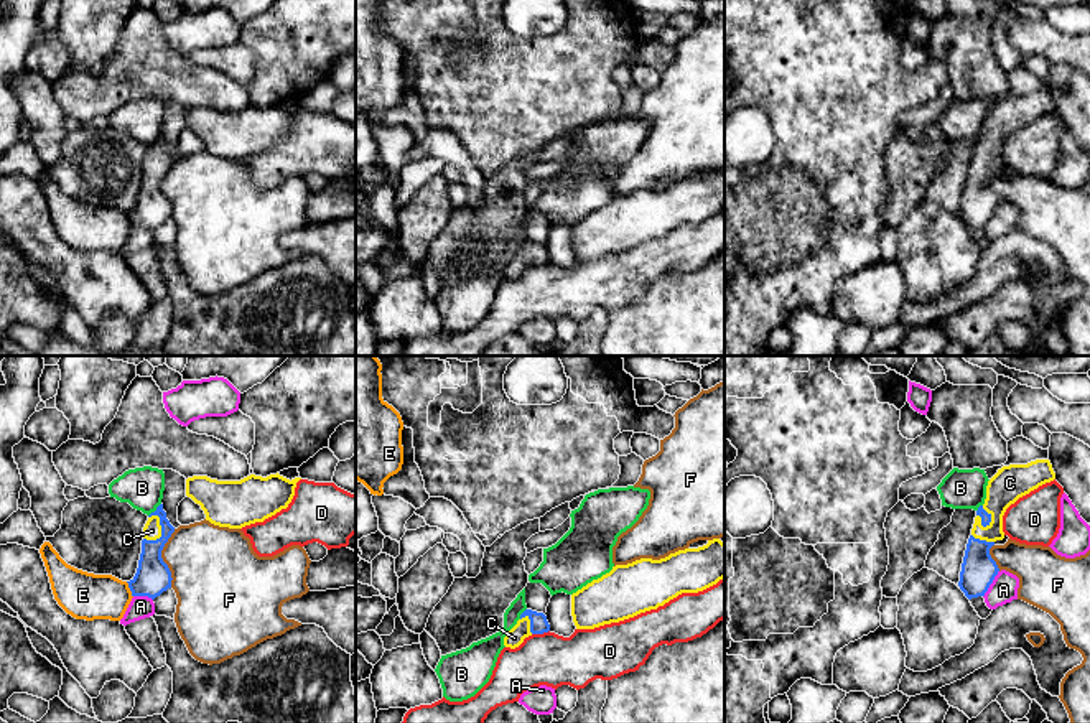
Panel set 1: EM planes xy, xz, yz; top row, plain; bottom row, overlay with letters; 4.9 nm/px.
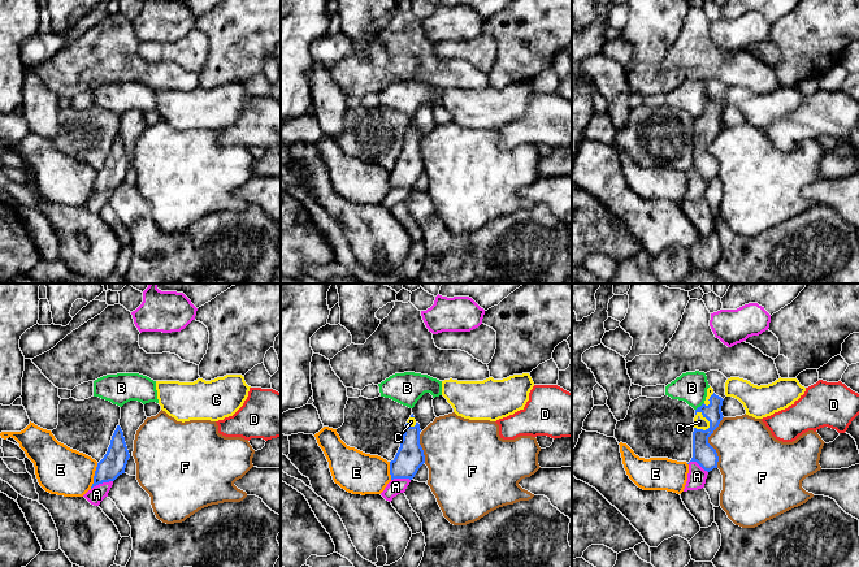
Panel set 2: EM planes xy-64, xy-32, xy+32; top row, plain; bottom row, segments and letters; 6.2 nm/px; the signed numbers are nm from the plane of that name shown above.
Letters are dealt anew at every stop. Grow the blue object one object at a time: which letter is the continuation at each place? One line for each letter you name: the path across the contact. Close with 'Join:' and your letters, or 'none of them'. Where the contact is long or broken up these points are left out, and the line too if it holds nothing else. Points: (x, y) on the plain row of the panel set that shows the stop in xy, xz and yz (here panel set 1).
C: way xy (153, 208), (153, 173), (162, 165), (152, 162)
Join: C

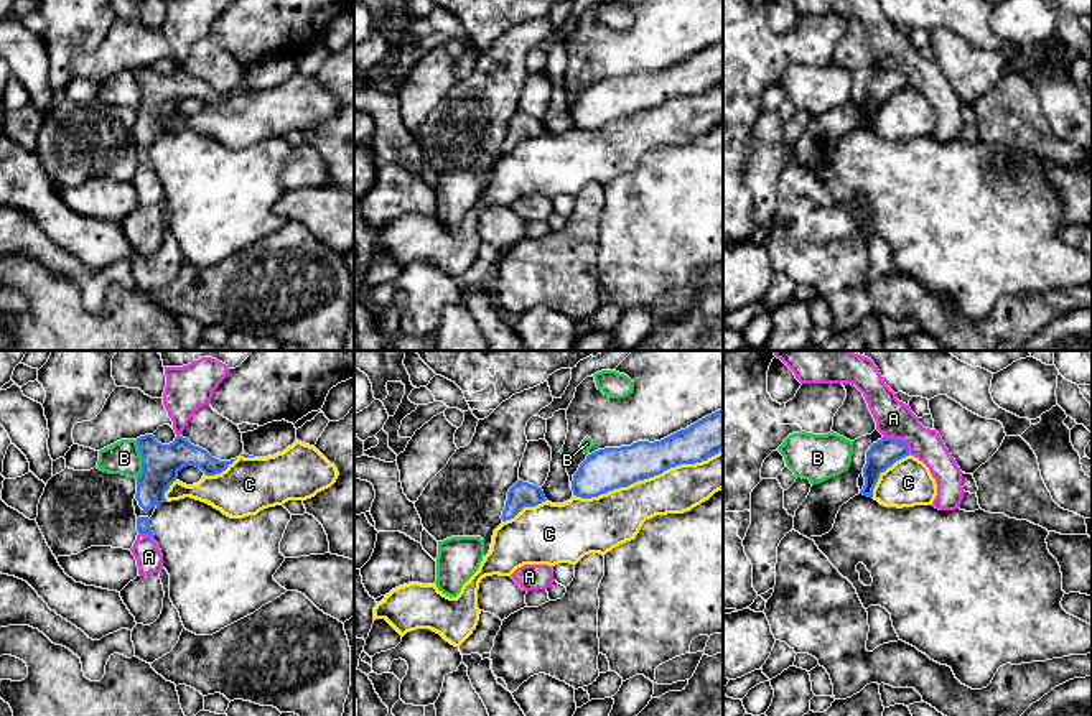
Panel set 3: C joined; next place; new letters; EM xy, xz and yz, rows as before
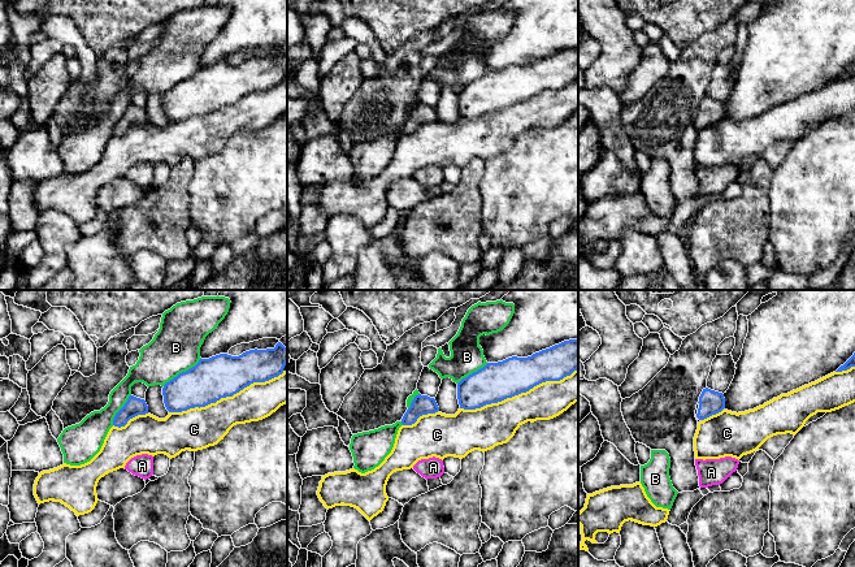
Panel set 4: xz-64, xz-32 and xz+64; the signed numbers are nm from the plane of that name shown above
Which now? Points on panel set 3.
Join: none of them

